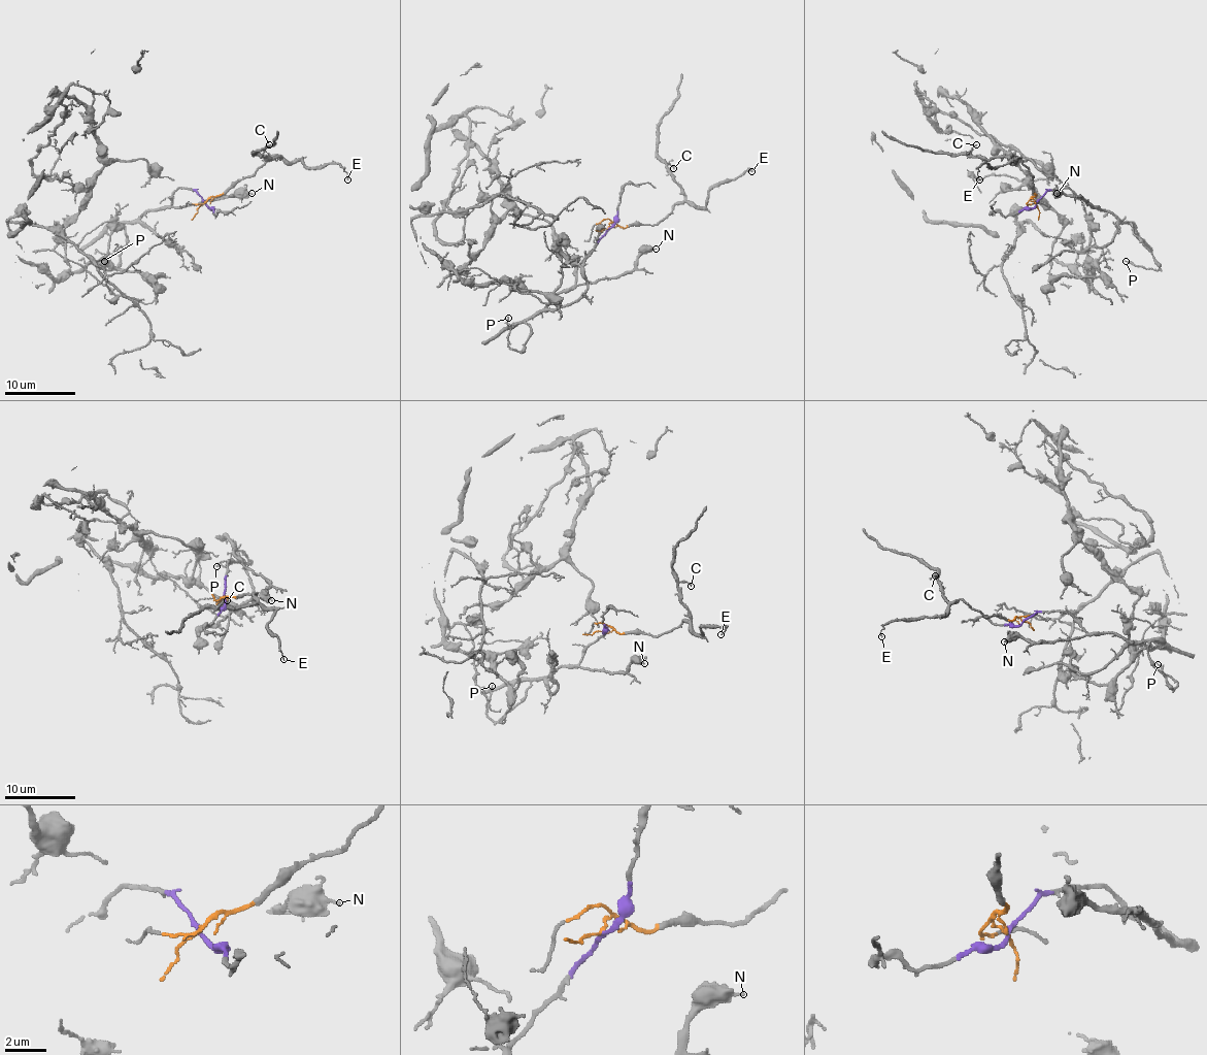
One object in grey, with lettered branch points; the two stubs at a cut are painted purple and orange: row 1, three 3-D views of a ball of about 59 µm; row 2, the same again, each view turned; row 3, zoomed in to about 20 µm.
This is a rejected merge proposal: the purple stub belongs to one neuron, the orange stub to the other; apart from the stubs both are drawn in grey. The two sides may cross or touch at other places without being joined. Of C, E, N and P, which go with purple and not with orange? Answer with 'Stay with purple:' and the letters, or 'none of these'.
Stay with purple: N, P

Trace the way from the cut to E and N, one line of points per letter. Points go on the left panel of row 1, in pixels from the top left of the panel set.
E: (205, 202), (250, 176), (270, 155), (290, 162), (300, 159), (310, 167), (338, 164), (347, 179)
N: (205, 202), (194, 190), (178, 189), (173, 194), (173, 206), (253, 194)

